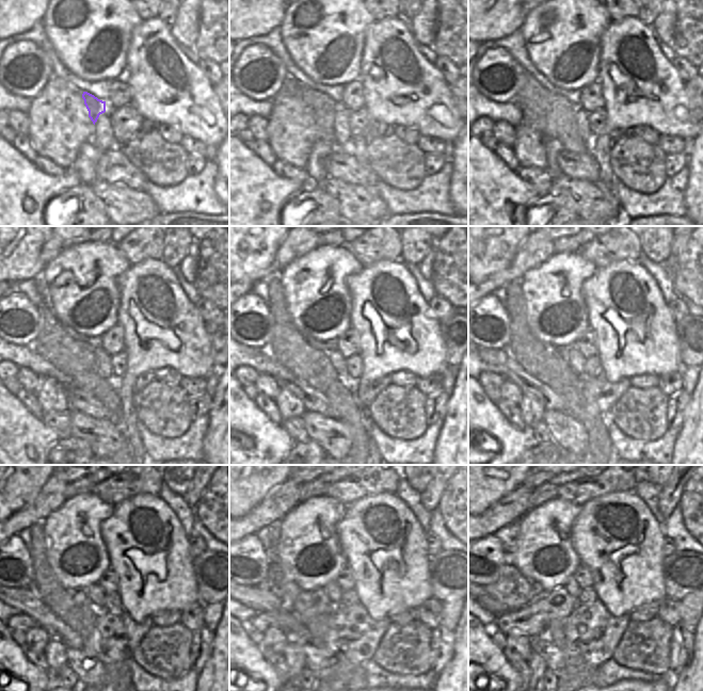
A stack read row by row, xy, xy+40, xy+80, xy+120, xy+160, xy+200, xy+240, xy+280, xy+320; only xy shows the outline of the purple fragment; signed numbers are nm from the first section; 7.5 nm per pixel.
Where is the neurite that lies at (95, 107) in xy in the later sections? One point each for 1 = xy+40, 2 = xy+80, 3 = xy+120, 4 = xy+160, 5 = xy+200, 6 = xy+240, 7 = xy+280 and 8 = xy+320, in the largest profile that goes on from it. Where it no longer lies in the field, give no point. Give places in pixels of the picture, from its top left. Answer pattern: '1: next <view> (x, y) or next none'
1: next xy+40 (323, 109)
2: next xy+80 (553, 114)
3: next xy+120 (73, 354)
4: next xy+160 (301, 355)
5: next xy+200 (539, 359)
6: next xy+240 (44, 585)
7: next xy+280 (276, 582)
8: next xy+320 (512, 591)

